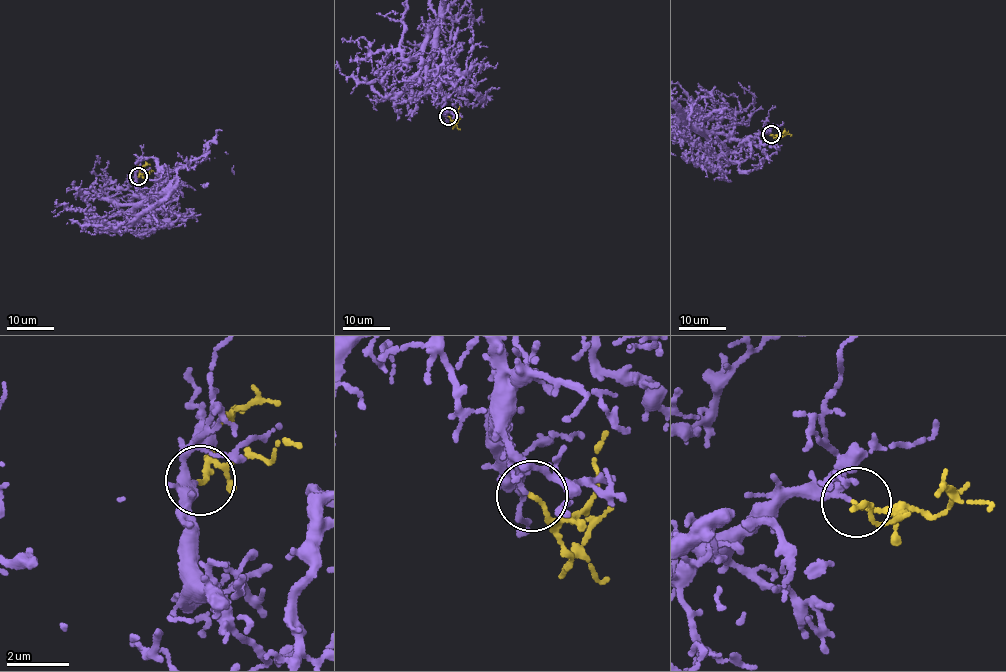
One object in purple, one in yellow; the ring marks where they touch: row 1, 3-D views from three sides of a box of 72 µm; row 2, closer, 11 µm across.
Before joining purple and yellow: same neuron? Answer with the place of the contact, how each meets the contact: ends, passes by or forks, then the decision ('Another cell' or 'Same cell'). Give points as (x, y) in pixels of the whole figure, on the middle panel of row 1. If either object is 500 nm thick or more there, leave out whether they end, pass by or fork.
Place: (448, 116). At the ring purple passes by. At the ring yellow ends. Same cell

